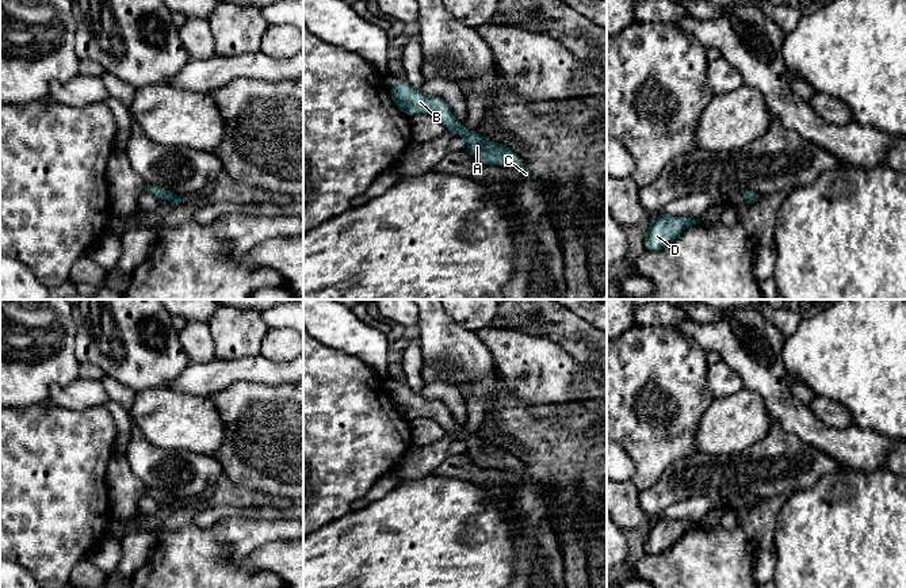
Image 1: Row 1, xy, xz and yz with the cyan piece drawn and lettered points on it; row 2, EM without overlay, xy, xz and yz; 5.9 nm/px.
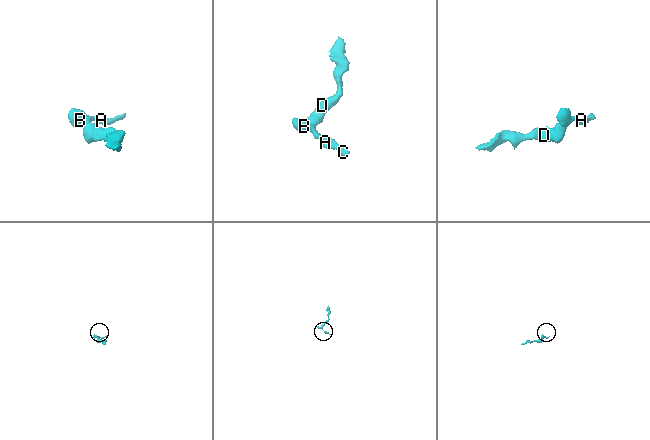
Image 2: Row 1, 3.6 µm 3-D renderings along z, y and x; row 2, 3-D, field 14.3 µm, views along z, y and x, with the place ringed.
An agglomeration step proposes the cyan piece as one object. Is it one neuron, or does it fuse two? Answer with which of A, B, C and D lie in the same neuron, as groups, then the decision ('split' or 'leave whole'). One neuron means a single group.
A B C D | leave whole

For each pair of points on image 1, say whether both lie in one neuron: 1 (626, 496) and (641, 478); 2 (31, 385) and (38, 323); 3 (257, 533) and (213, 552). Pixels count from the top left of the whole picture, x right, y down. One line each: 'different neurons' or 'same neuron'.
1: different neurons
2: same neuron
3: same neuron

